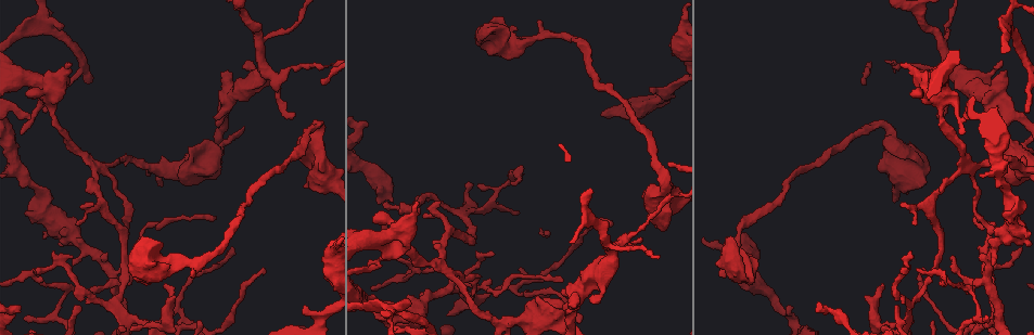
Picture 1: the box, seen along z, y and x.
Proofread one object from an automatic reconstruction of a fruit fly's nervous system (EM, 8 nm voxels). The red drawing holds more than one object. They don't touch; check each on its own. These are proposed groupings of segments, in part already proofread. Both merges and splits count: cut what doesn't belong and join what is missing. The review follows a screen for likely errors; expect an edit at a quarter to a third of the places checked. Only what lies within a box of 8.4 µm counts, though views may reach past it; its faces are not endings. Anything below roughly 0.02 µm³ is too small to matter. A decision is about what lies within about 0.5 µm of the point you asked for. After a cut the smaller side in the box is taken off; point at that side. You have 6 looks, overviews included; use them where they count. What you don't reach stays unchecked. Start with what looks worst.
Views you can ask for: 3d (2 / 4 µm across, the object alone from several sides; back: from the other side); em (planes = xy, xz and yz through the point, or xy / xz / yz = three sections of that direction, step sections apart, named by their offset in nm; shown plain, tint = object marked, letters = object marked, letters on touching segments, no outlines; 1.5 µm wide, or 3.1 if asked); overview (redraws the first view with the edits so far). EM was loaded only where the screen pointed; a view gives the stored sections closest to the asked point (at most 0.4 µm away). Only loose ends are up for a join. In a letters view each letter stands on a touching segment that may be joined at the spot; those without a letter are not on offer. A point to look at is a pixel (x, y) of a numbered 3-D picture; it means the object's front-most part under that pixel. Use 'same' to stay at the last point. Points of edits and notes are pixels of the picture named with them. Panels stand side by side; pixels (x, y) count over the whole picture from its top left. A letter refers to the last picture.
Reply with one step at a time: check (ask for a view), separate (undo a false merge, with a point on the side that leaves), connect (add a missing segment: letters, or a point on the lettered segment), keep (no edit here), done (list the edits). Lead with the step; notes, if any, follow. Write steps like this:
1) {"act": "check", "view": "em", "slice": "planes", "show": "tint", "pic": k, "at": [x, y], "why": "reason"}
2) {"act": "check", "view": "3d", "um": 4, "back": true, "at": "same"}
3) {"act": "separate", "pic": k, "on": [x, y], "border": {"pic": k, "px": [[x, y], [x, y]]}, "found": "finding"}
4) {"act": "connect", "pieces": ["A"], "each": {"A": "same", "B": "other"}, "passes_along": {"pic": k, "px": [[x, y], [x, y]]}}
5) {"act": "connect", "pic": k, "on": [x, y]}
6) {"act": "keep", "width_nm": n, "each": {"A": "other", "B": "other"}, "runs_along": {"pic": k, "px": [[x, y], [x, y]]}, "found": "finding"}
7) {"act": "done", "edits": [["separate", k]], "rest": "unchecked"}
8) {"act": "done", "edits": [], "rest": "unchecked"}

{"act": "check", "view": "em", "slice": "planes", "show": "letters", "pic": 1, "at": [265, 71]}

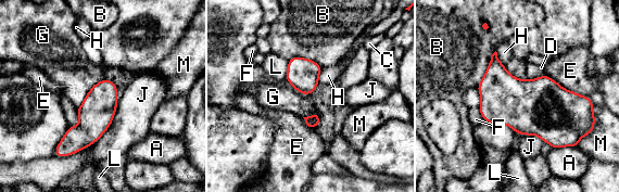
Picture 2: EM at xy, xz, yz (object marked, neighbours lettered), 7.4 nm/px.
{"act": "keep", "longest_contact_nm": ["J", 460], "each": {"A": "other", "B": "other", "C": "other", "D": "other", "E": "other", "F": "other", "G": "other", "H": "other", "J": "other", "L": "other", "M": "other"}, "found": "continuous, no second neuron"}

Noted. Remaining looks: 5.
{"act": "check", "view": "em", "slice": "planes", "show": "letters", "pic": 1, "at": [891, 144], "why": "thin arm on a thick one"}

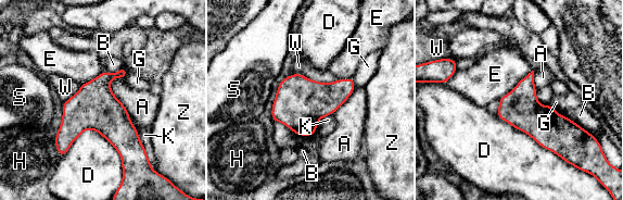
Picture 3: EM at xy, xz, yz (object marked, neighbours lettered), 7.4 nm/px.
{"act": "keep", "each": {"A": "other", "B": "other", "D": "other", "E": "other", "G": "other", "H": "other", "K": "other", "S": "other", "W": "other", "Z": "other"}, "border": {"pic": 3, "px": [[86, 128], [121, 159], [114, 194]]}, "found": "all the same neuron"}

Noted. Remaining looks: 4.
{"act": "check", "view": "em", "slice": "planes", "show": "letters", "pic": 1, "at": [24, 319], "why": "branch stops here"}

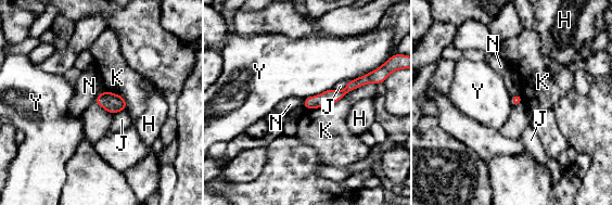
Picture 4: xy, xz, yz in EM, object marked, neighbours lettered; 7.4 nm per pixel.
{"act": "keep", "each": {"H": "other", "J": "other", "K": "other", "N": "other", "Y": "other"}, "border": {"pic": 4, "px": [[333, 87], [304, 99]]}, "found": "no lettered segment goes on from it"}

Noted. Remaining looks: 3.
{"act": "done", "edits": [], "rest": "unchecked"}

